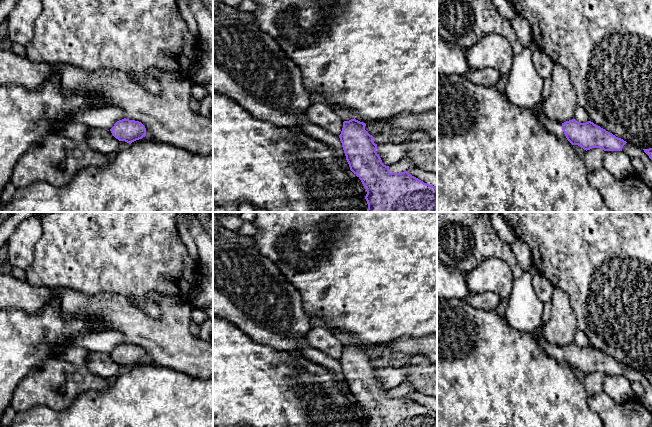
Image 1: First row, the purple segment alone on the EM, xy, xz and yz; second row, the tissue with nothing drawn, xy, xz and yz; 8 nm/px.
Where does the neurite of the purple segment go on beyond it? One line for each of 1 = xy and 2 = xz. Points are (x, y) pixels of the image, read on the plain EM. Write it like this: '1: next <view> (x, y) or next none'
1: next xy (122, 368)
2: next xz (346, 339)

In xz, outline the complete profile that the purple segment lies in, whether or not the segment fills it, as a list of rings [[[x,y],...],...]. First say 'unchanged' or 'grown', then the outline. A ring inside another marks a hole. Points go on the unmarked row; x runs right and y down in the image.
grown; [[[336,332],[342,342],[343,352],[339,359],[350,394],[361,404],[367,415],[367,427],[437,427],[437,412],[424,407],[407,395],[390,397],[377,378],[377,368],[366,354],[366,348],[355,343],[355,337],[346,332]]]

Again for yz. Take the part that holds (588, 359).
grown; [[[542,330],[533,332],[540,348],[561,364],[568,364],[584,374],[601,372],[604,375],[622,375],[627,367],[591,345],[580,347],[575,343],[559,347],[546,341]]]

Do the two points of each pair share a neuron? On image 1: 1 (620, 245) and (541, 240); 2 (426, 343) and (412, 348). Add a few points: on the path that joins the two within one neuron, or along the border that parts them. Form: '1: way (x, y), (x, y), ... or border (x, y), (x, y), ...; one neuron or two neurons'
1: way (600, 240), (561, 240); one neuron
2: way (423, 346), (415, 346); one neuron

